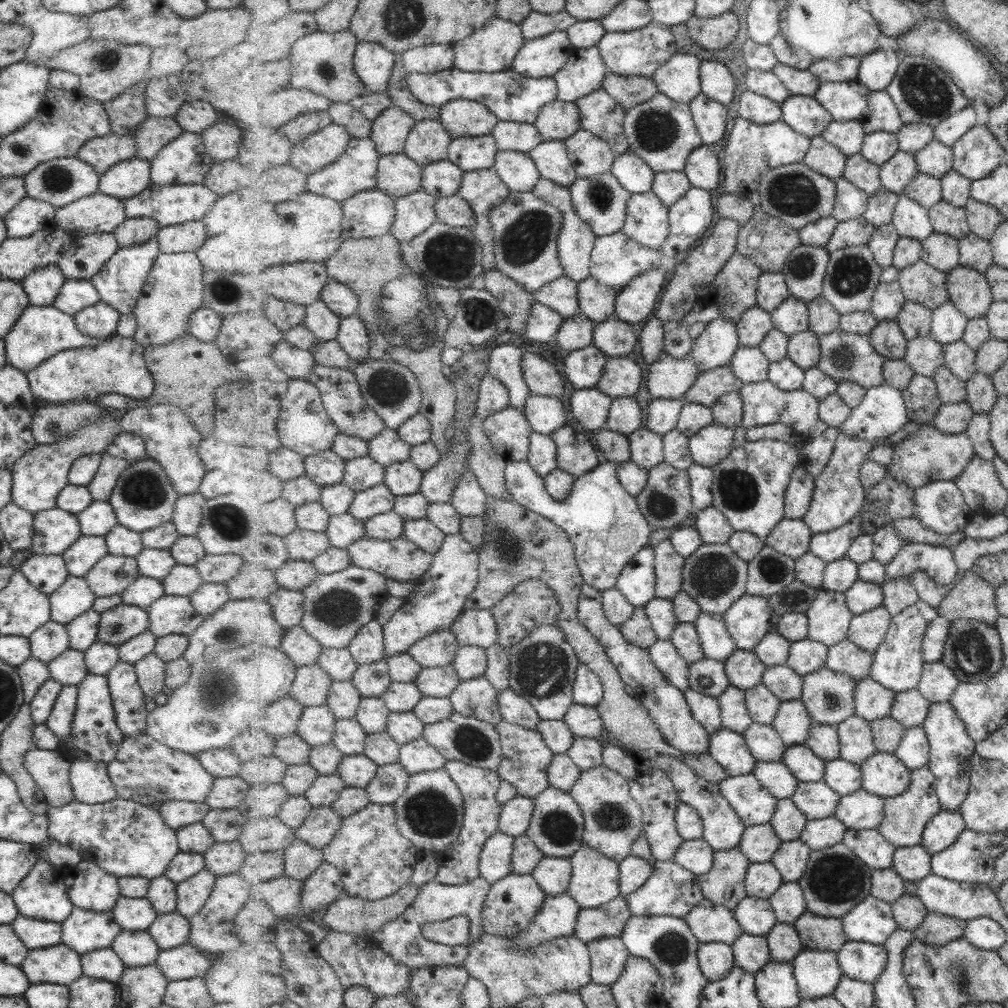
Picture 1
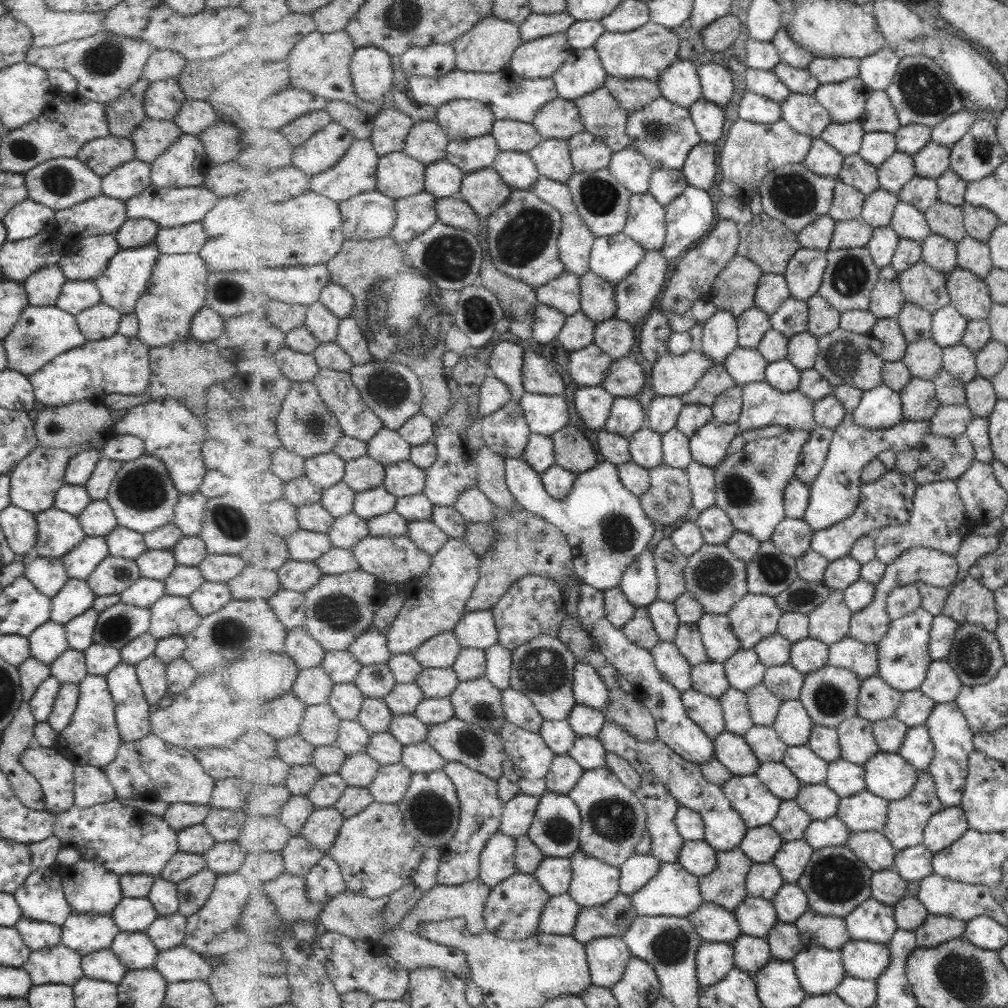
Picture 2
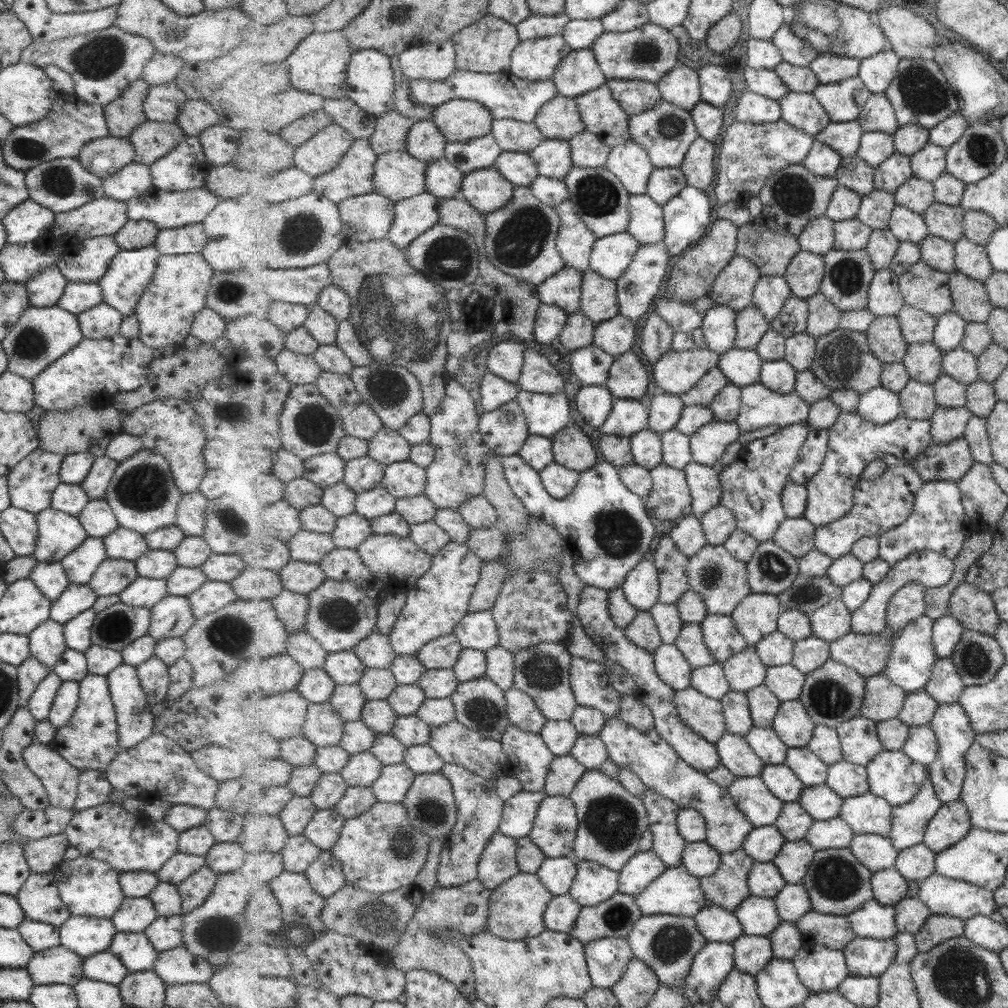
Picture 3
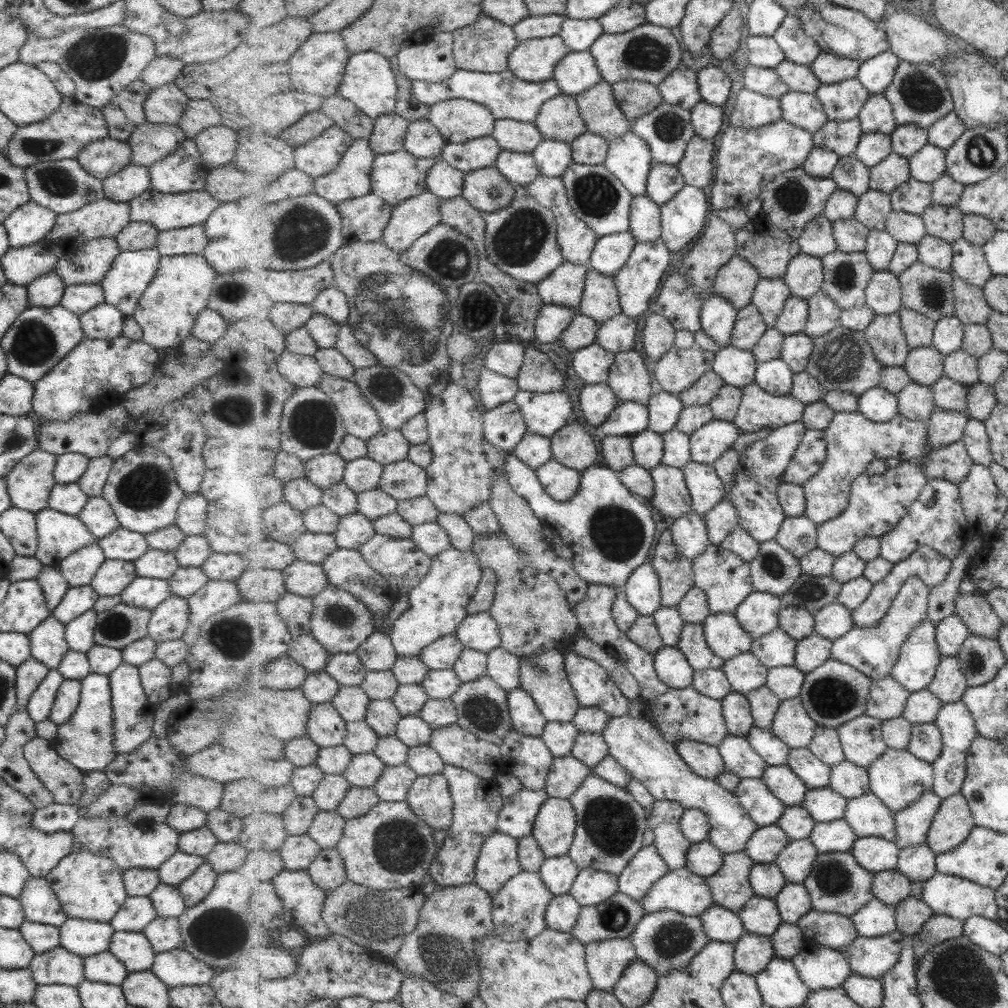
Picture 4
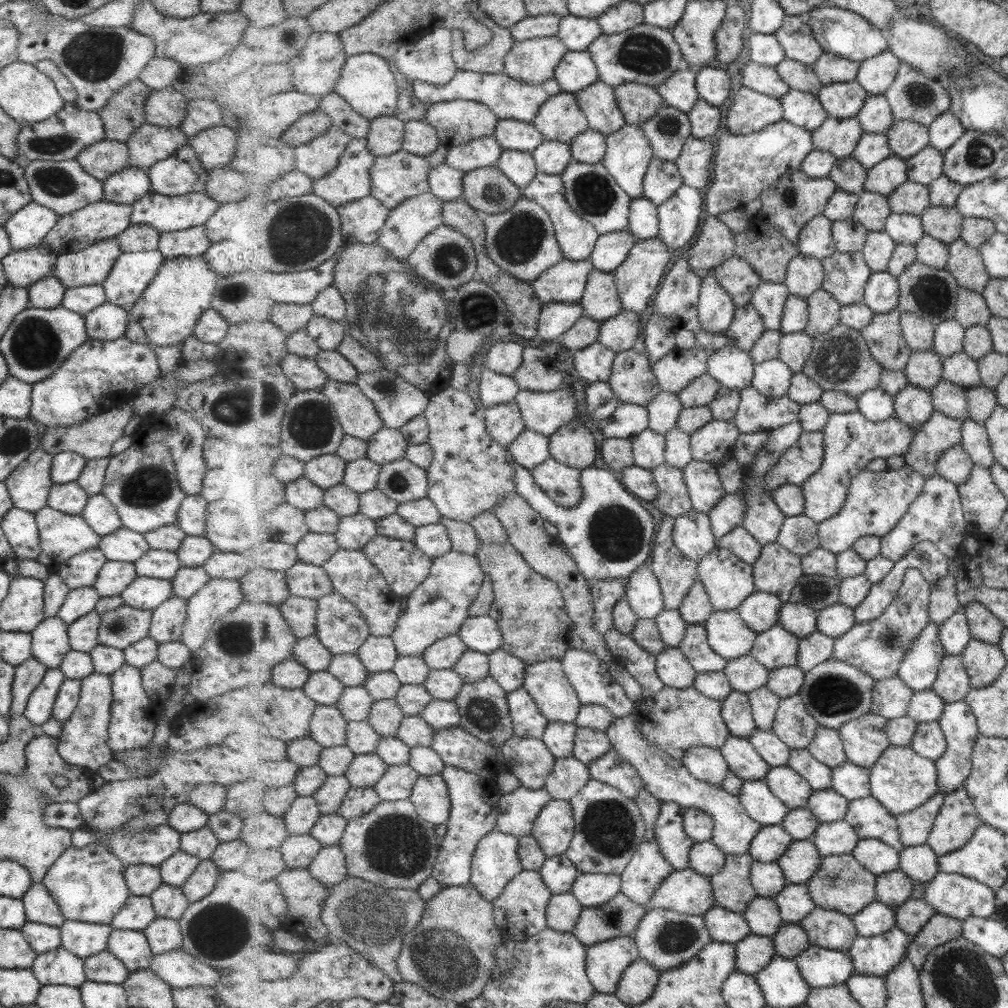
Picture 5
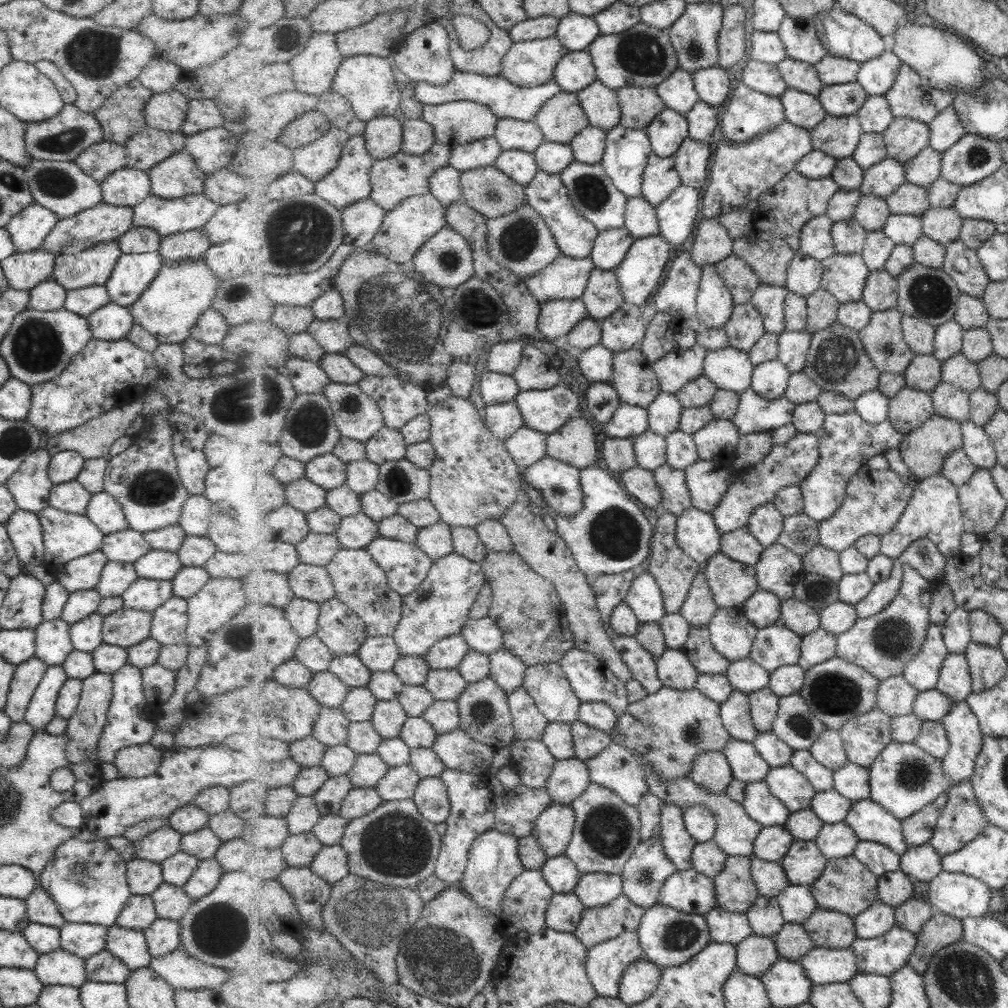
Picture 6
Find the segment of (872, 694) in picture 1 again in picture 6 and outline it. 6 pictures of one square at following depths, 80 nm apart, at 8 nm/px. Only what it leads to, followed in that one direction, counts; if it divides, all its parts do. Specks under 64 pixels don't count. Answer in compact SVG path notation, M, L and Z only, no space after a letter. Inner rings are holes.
M903 675L882 680L878 688L879 710L893 718L914 713L914 704L920 690Z

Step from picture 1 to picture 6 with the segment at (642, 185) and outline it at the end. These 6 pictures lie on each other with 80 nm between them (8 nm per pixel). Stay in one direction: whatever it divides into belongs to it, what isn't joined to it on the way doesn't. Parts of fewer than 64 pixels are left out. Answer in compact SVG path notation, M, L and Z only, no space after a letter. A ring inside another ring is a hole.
M622 124L607 131L606 154L600 162L615 186L630 197L642 196L642 182L648 160L654 154L652 142L646 129L627 128Z

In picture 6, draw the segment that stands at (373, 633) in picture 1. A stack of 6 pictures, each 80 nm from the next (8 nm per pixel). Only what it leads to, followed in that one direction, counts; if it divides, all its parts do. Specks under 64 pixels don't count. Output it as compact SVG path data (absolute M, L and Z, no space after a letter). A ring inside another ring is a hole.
M368 636L357 654L372 672L393 671L403 655L397 641L391 636Z

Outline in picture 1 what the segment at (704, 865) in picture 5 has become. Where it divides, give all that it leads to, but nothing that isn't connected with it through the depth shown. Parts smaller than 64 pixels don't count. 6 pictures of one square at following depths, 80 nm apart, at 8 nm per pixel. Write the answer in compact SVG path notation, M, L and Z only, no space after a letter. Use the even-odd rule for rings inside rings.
M704 839L684 840L674 862L695 875L707 875L714 868L716 850Z

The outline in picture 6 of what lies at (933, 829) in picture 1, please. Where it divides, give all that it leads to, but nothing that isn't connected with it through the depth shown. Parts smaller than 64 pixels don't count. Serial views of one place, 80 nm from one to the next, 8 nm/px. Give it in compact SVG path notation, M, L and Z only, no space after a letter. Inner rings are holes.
M970 779L952 786L947 796L948 802L946 808L938 820L938 826L935 827L934 838L929 842L943 857L961 850L966 844L975 840L990 825L986 812L983 811L977 796L975 796Z

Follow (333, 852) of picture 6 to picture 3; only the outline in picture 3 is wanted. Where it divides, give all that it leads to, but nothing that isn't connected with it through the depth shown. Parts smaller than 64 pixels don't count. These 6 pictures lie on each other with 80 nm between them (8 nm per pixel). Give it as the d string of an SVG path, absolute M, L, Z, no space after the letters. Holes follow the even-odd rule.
M322 851L318 860L304 873L316 893L325 900L339 892L348 882L342 864L337 859L332 851Z

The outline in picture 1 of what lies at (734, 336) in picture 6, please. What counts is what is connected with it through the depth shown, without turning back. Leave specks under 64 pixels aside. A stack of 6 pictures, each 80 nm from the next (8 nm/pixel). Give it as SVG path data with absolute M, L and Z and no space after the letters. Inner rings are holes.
M755 306L747 310L736 325L741 346L759 347L767 334L774 329L774 317L771 313Z

